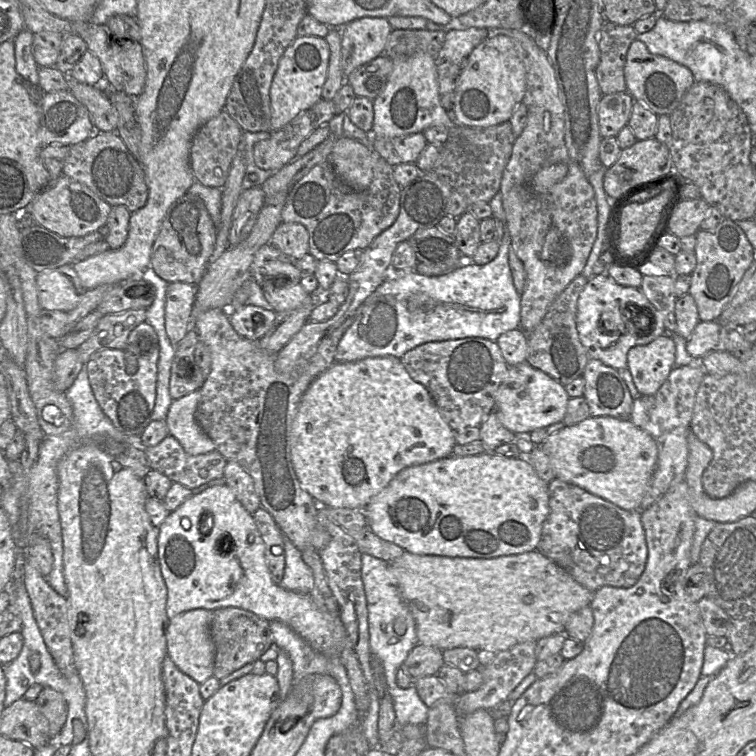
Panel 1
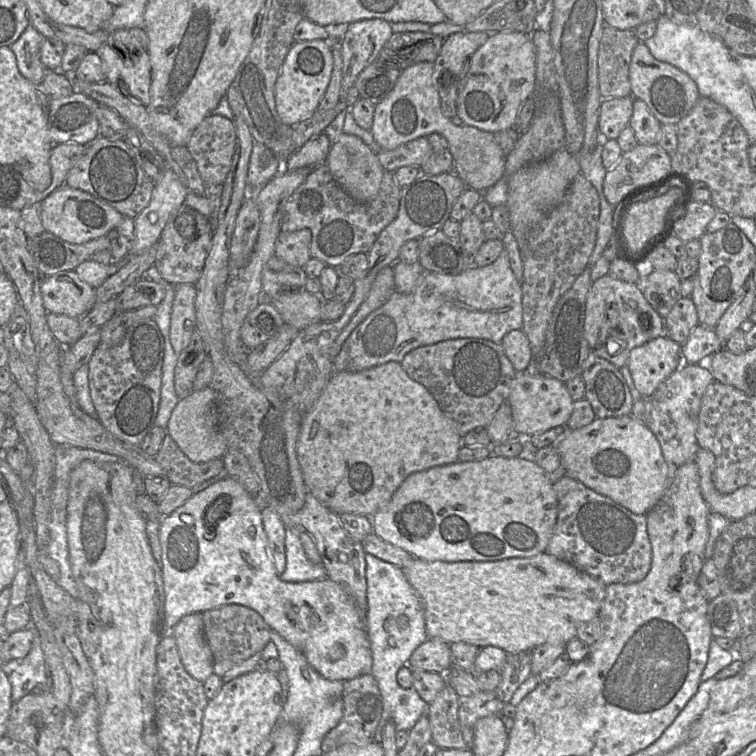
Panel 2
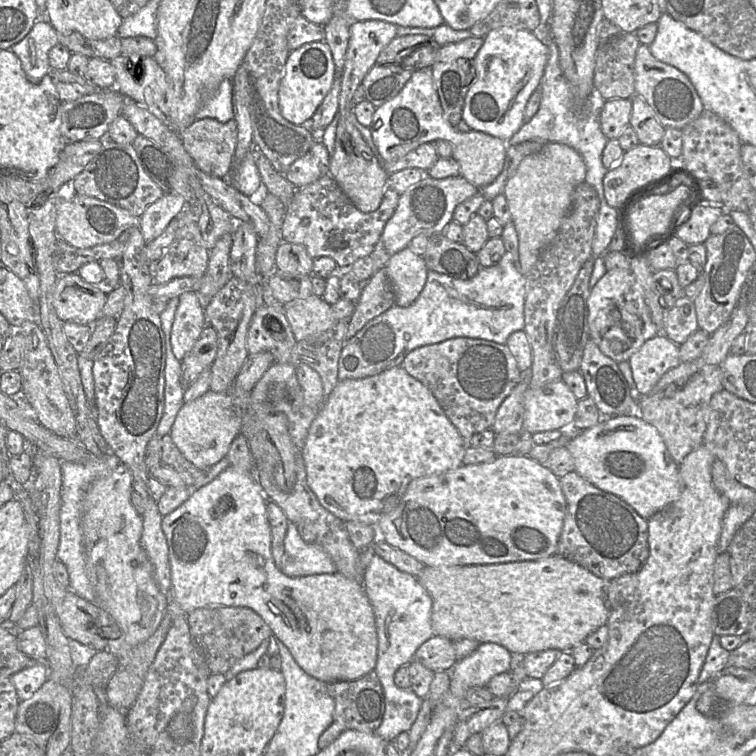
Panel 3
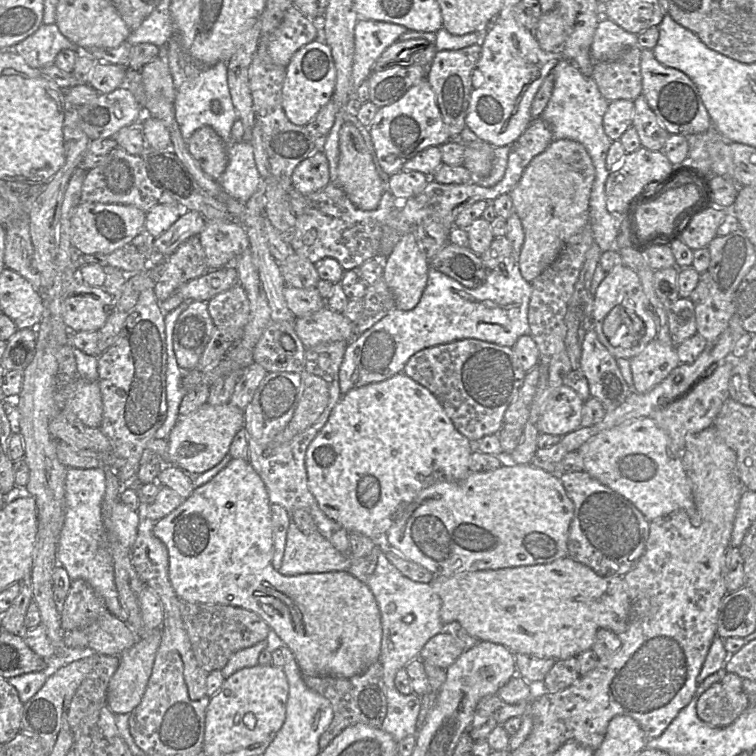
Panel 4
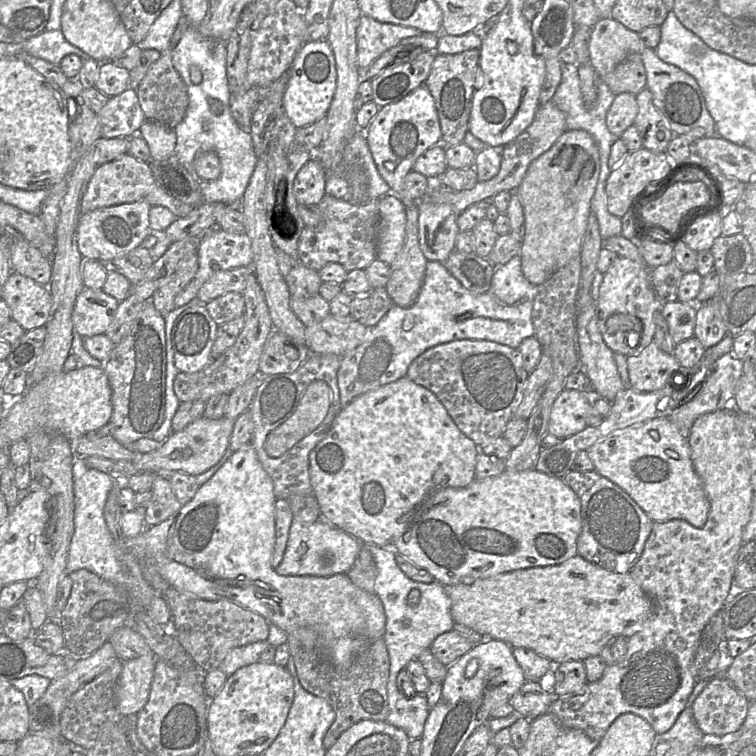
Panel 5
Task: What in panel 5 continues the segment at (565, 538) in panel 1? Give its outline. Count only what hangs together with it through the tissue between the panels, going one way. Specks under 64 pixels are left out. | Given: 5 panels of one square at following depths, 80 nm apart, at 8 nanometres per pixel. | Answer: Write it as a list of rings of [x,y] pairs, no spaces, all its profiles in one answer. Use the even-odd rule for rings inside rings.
[[[571,470],[562,480],[581,502],[582,530],[577,554],[608,571],[630,573],[641,558],[654,522],[626,491],[595,470]]]

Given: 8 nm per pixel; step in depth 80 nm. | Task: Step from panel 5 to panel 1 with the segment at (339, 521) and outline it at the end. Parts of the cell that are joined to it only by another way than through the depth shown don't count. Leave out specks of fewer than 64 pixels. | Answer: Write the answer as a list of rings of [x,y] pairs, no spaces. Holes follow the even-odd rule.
[[[395,356],[333,363],[303,394],[292,423],[291,461],[302,487],[324,507],[363,510],[404,468],[453,455],[455,431],[441,416],[432,396],[414,381]]]

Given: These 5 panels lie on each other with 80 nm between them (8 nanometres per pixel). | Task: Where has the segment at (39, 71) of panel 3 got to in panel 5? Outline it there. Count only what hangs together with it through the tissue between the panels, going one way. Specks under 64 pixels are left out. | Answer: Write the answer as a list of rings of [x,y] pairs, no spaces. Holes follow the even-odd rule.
[[[44,30],[25,39],[20,43],[20,48],[32,56],[55,65],[59,65],[61,60],[68,54],[75,54],[82,60],[91,58],[84,51],[69,43],[61,30]]]

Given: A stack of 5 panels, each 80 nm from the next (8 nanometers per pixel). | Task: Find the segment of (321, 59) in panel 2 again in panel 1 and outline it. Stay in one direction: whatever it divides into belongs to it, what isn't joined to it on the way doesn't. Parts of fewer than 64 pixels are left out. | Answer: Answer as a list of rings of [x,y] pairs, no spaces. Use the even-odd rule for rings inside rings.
[[[297,36],[282,55],[270,87],[272,130],[279,129],[322,98],[328,75],[330,48],[323,37]]]

